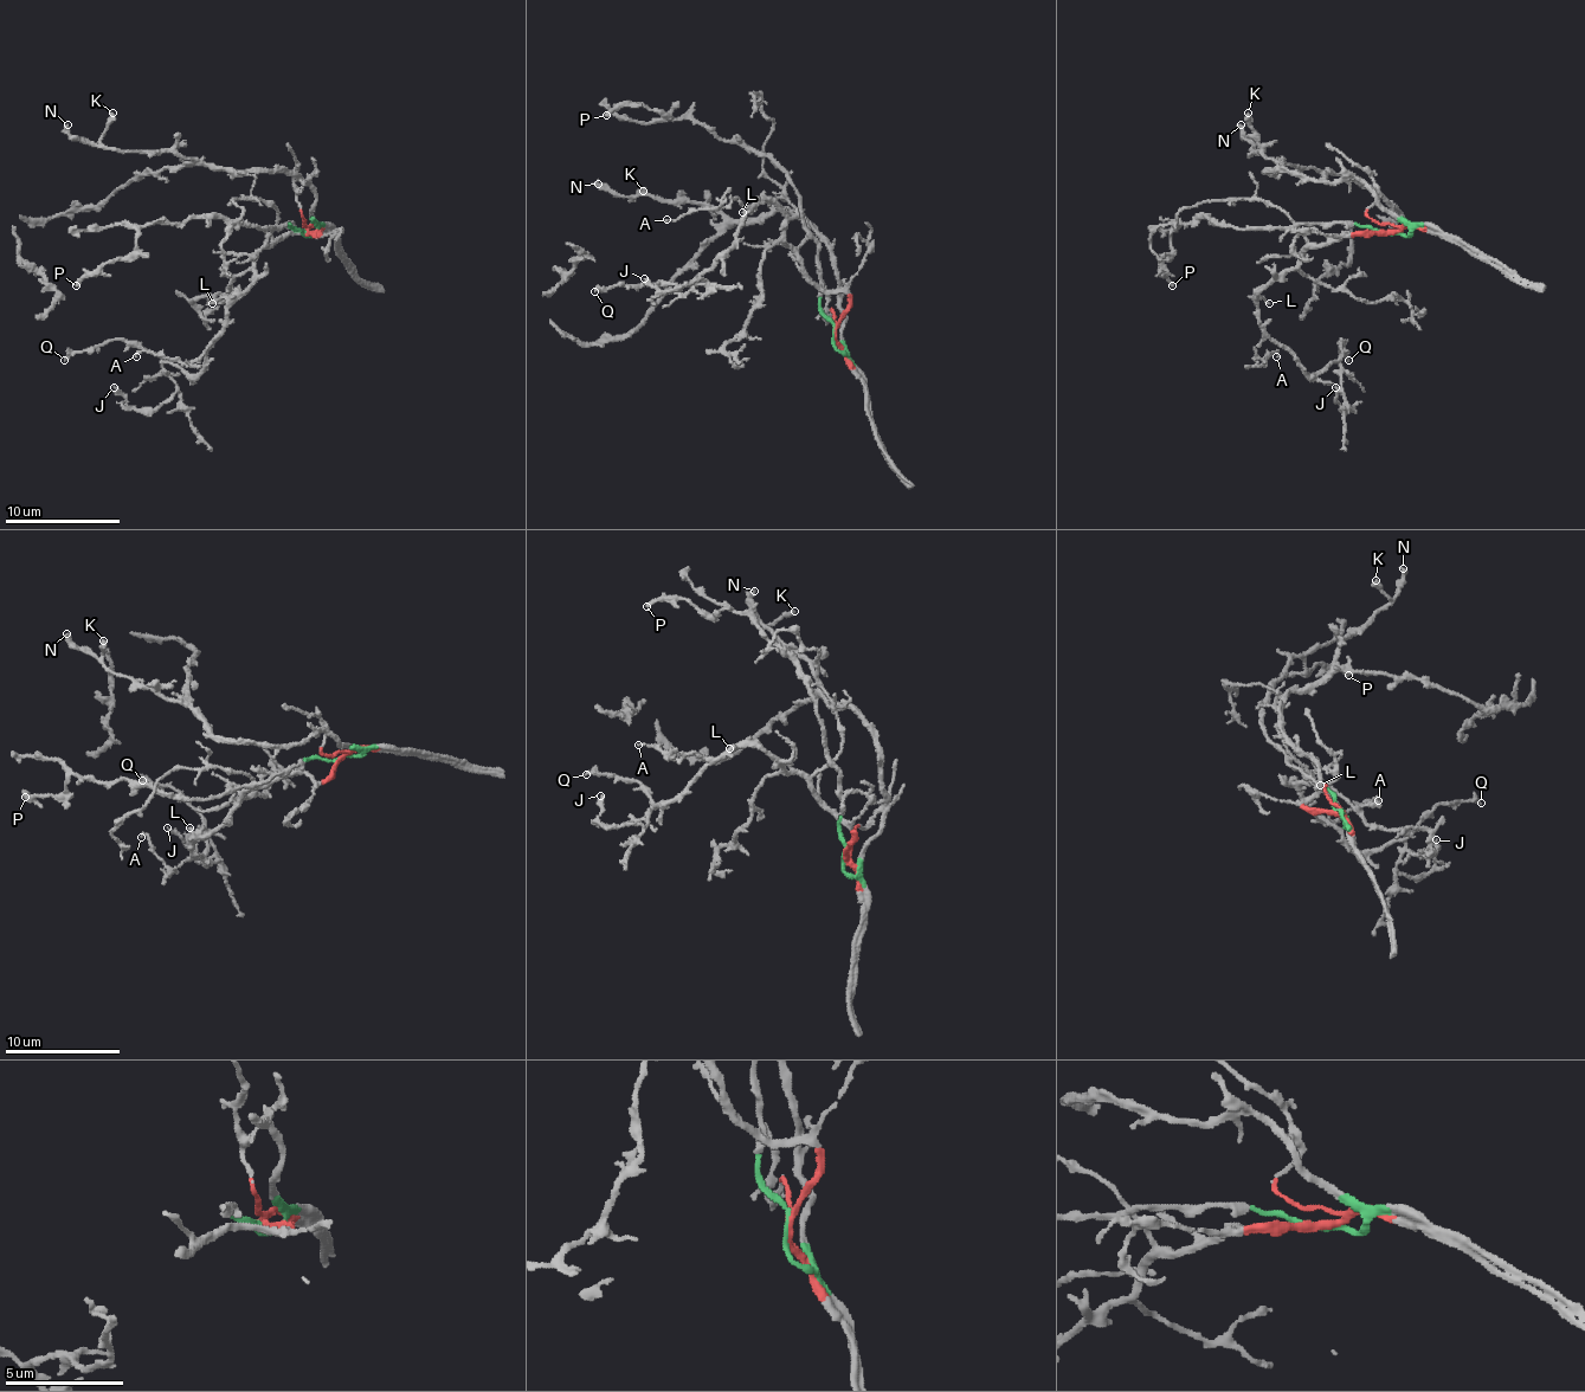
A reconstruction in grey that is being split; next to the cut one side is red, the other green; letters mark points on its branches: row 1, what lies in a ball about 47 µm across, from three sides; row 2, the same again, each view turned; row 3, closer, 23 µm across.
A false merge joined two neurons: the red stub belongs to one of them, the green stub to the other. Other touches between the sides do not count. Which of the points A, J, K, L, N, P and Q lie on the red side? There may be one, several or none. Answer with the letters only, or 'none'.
A, J, L, Q

